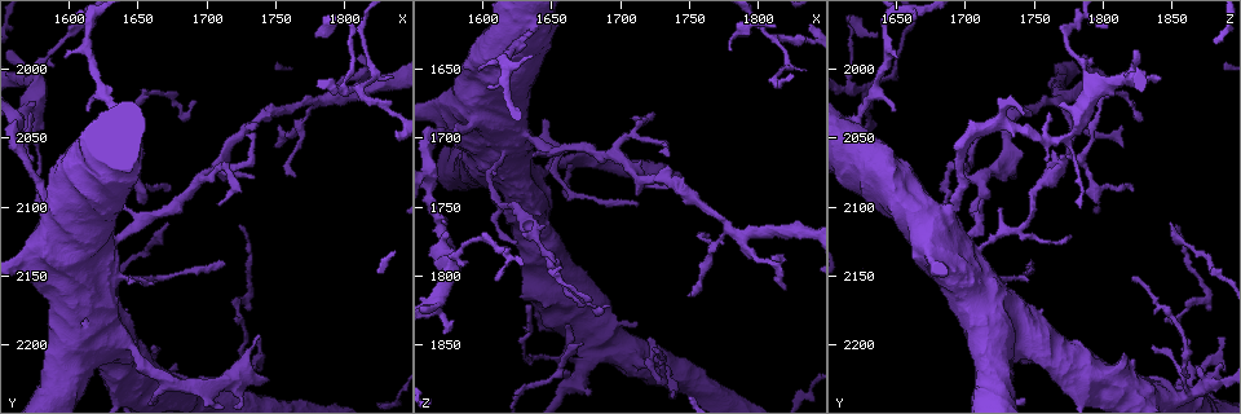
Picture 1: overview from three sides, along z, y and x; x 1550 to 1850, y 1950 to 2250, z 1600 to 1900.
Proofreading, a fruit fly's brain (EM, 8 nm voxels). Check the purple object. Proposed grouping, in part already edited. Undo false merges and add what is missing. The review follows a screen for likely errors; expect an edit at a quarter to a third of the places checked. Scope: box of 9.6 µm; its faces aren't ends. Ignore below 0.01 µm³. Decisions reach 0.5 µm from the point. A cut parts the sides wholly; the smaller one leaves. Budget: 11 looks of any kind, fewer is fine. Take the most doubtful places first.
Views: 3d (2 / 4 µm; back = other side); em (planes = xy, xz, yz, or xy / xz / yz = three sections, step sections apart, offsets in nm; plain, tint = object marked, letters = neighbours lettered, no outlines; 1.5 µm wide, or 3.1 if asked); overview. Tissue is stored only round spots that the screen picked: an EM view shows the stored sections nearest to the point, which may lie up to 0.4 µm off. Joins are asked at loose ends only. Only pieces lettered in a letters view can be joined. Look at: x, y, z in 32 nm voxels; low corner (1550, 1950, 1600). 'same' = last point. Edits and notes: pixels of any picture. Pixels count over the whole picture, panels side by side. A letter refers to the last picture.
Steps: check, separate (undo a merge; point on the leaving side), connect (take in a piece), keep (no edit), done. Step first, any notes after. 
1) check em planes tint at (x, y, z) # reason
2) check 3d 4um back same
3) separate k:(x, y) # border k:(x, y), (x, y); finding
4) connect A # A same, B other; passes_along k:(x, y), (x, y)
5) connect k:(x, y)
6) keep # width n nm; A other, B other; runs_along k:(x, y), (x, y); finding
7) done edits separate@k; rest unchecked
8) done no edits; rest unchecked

check 3d 4um at (1724, 2114, 1854) # thin end

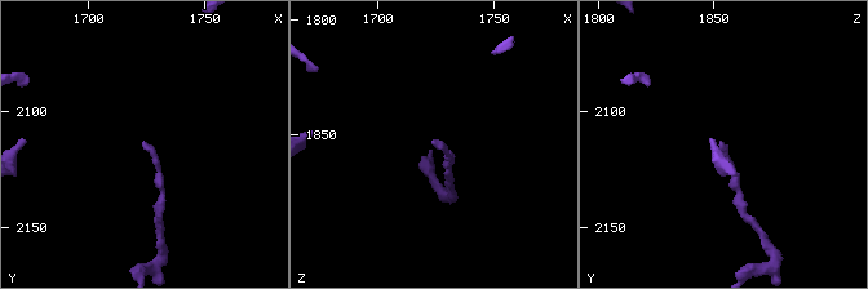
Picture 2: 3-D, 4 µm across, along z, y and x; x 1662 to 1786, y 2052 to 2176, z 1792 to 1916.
check em xz step 8 tint at (1722, 2112, 1853)

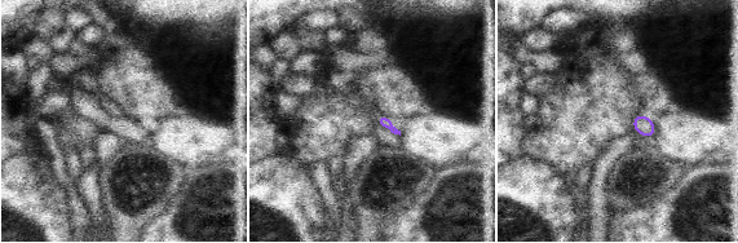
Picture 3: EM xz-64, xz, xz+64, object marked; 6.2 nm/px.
check em yz step 8 letters same # cut it another way

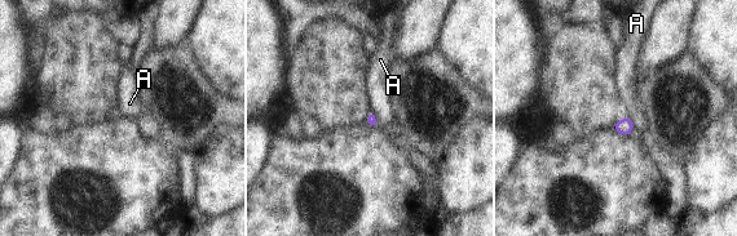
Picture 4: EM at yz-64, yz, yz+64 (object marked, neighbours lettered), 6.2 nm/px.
keep # A other; border 4:(371, 110), (379, 124); none of them fits

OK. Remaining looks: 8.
check em planes letters at (1810, 2018, 1628) # sharp bend

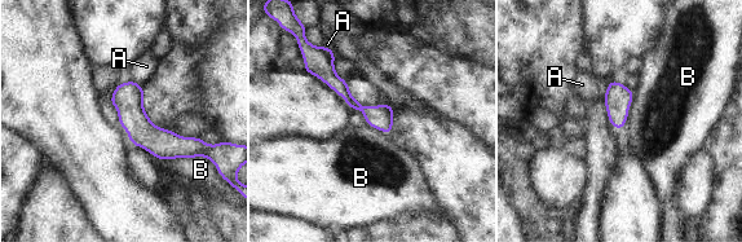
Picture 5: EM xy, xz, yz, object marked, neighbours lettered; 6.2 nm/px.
keep # A other, B other; border 5:(206, 157), (158, 159); continuous, no second neuron

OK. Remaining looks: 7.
check 3d 2um at (1572, 2032, 1762) # branch stops here

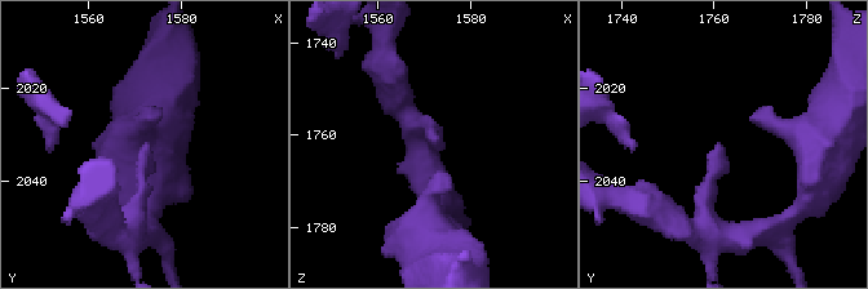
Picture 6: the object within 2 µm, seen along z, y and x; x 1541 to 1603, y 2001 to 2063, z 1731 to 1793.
check em planes letters at (1571, 2032, 1761) # shape alone is not enough

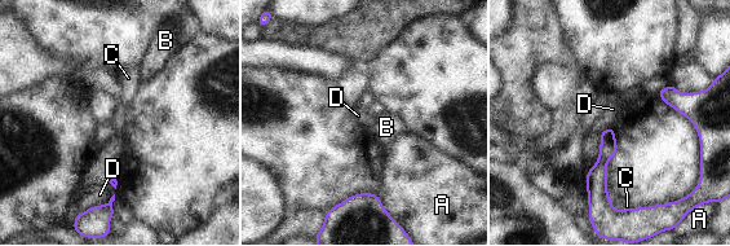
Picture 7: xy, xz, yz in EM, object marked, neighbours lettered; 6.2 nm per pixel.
keep # longest_contact A 160 nm; A other, B other, C other, D other; border 7:(114, 193), (106, 202), (97, 206); no lettered piece goes on from it

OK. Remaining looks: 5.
check 3d 2um at (1728, 2048, 1710) # an open end

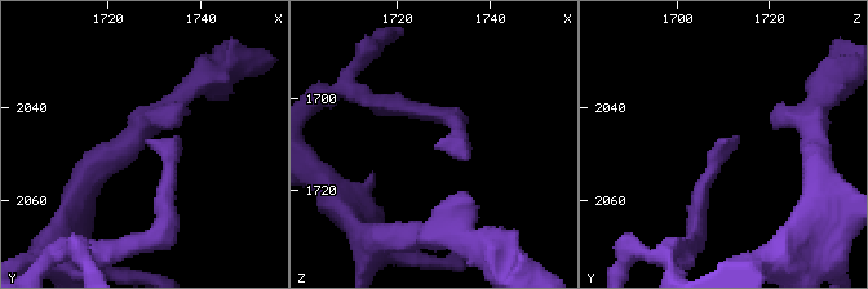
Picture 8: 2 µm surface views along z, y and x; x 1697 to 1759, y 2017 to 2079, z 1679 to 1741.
check em planes letters at (1729, 2049, 1708) # shape alone is not enough

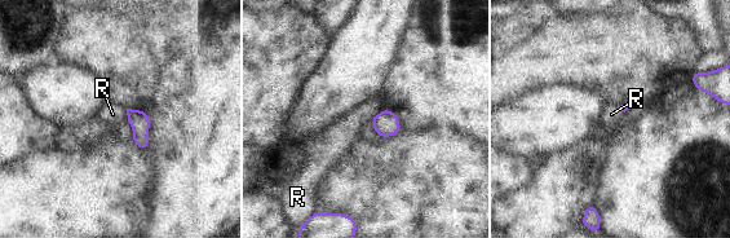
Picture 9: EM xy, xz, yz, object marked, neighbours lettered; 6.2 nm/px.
keep # R other; no lettered piece goes on from it

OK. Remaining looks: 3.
done no edits; rest unchecked

